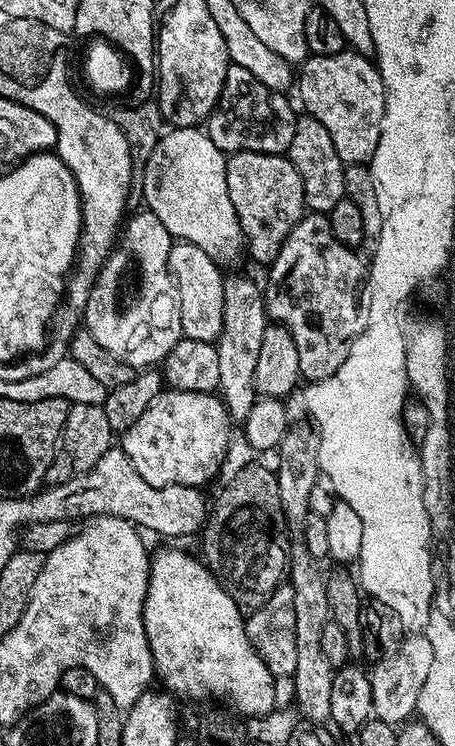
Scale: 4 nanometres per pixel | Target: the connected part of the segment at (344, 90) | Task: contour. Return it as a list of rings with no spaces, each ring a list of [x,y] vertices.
[[[351,50],[329,56],[309,55],[299,69],[298,88],[299,84],[300,100],[304,103],[303,111],[313,116],[318,122],[322,122],[322,126],[326,126],[330,139],[334,142],[334,150],[338,150],[338,158],[341,162],[346,166],[368,164],[372,155],[376,153],[380,137],[380,123],[384,117],[384,83],[380,77],[379,67],[369,57]]]

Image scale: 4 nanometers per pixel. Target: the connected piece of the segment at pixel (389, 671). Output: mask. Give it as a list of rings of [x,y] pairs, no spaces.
[[[408,634],[396,649],[385,651],[375,661],[370,677],[373,688],[372,716],[382,722],[390,722],[397,726],[413,719],[418,698],[422,694],[422,686],[426,686],[426,674],[430,674],[430,662],[434,662],[434,650],[430,646],[430,638],[426,634]]]

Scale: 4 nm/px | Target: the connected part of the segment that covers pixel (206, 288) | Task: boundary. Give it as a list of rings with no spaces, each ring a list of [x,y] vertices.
[[[176,242],[170,250],[168,271],[171,272],[178,290],[183,335],[189,340],[207,344],[219,340],[222,330],[222,290],[224,289],[221,265],[198,246],[187,242]]]

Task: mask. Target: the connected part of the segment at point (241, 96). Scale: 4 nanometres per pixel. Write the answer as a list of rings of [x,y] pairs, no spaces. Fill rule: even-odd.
[[[229,63],[222,94],[207,118],[204,130],[214,146],[225,154],[256,152],[283,155],[287,153],[290,141],[294,138],[297,117],[288,98],[281,92],[270,90],[242,66]]]

